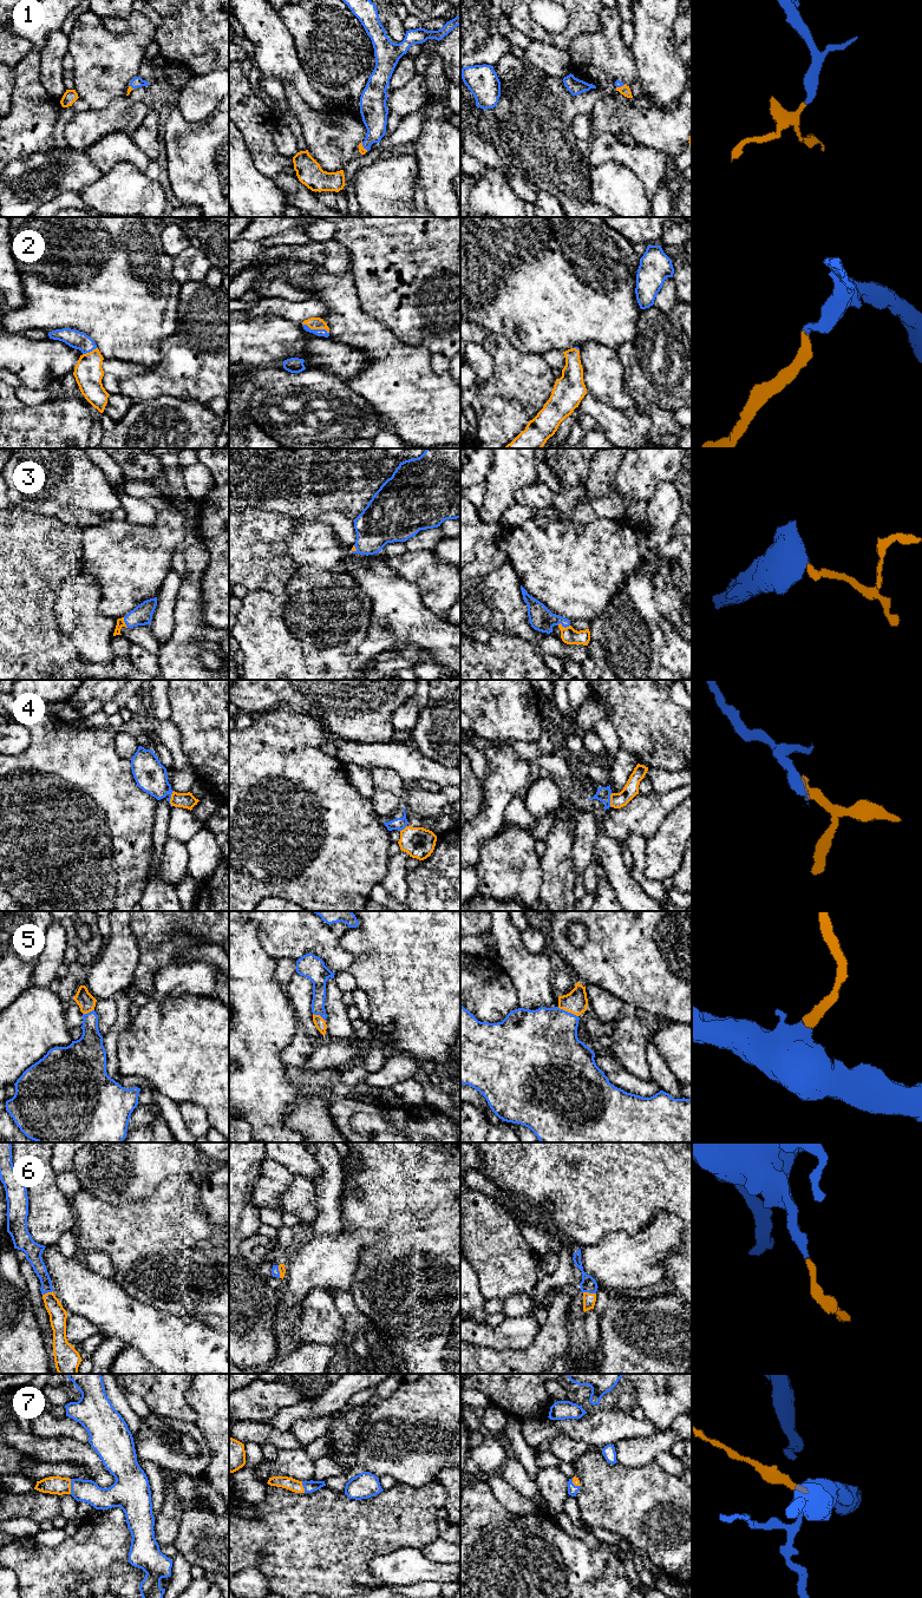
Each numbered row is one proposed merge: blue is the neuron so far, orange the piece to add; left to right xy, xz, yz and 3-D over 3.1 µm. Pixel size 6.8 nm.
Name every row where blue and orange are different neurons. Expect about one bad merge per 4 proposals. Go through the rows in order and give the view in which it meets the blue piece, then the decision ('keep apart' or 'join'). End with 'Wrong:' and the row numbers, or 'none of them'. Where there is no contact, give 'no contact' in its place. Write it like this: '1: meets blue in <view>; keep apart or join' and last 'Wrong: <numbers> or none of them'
1: meets blue in xz; join
2: meets blue in xz; join
3: meets blue in yz; join
4: meets blue in xy; keep apart
5: meets blue in yz; join
6: meets blue in yz; join
7: meets blue in xy; join
Wrong: 4

